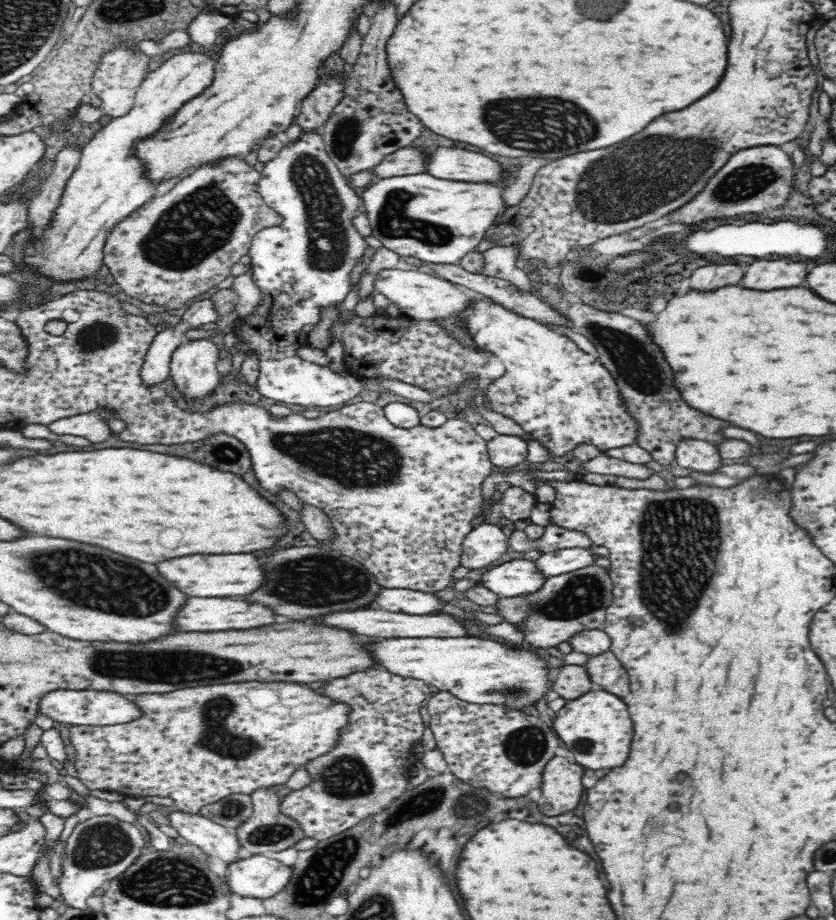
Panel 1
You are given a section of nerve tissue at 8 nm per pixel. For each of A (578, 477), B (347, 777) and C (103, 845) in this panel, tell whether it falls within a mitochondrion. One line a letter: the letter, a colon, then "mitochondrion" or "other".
A: other
B: mitochondrion
C: mitochondrion

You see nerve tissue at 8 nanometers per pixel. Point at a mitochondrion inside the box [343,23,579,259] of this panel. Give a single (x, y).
(395, 220)

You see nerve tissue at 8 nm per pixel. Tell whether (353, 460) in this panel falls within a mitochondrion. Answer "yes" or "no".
yes

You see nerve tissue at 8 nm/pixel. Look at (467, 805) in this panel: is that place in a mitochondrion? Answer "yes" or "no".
yes

